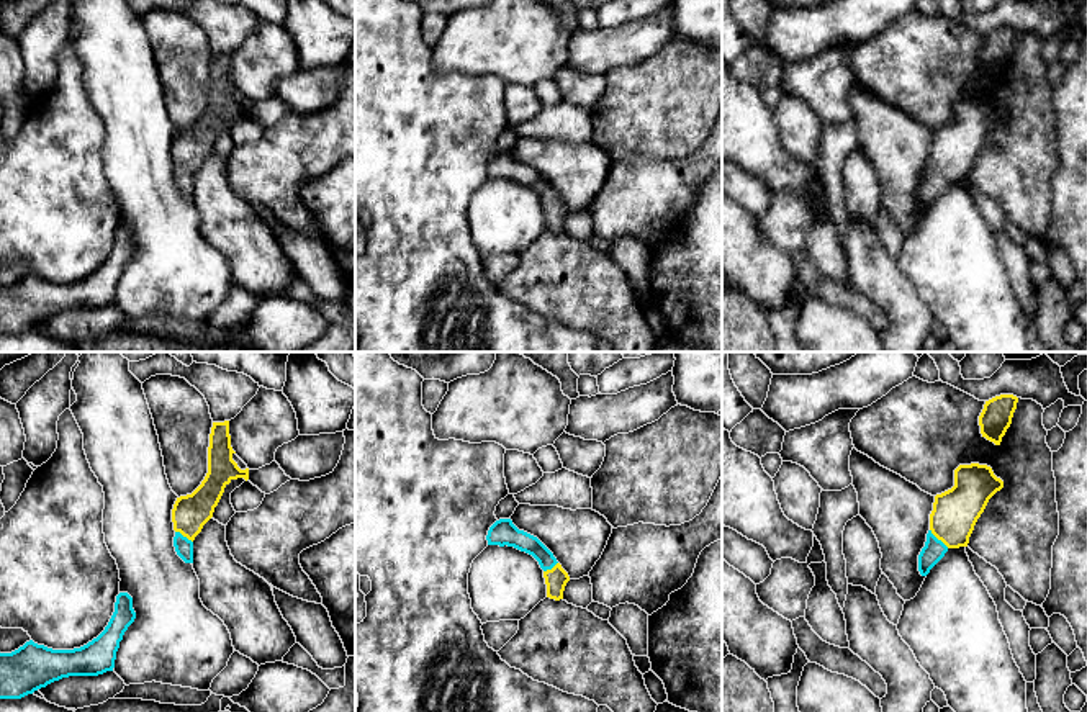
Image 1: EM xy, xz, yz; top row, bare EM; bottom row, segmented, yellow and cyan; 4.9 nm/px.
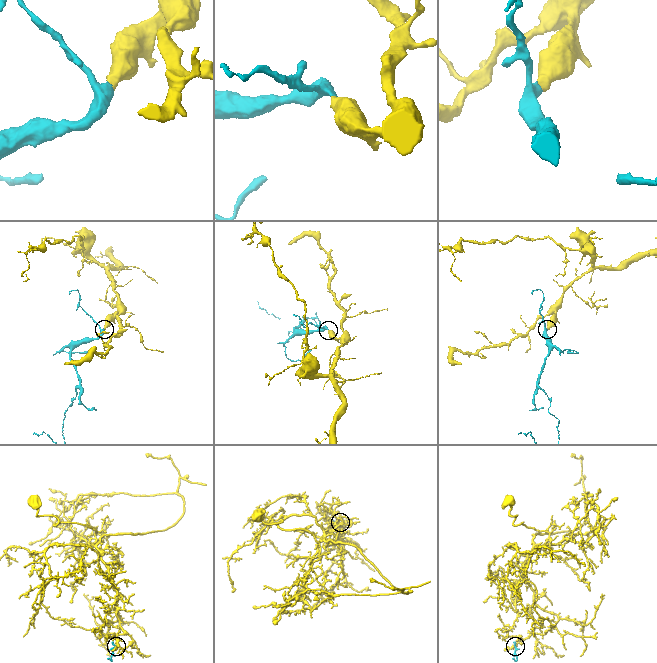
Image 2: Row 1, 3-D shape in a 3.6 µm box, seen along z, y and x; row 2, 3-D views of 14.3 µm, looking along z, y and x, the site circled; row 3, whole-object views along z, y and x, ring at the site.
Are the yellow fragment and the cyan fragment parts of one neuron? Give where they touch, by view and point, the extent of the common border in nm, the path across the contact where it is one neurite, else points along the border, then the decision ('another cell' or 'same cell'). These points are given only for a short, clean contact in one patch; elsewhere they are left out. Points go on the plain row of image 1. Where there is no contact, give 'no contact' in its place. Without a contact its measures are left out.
contact yz (938, 172); length 130 nm; way yz (955, 146), (951, 159), (938, 172), (933, 184); same cell

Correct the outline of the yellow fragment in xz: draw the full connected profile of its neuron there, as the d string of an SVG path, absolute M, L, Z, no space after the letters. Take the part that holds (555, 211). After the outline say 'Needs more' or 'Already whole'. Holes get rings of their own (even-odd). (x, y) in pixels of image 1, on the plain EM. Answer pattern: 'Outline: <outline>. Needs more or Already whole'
Outline: M499 152L489 160L486 173L488 178L507 178L532 188L544 203L547 231L555 234L563 232L563 224L570 210L537 170L519 164L511 152Z. Needs more

